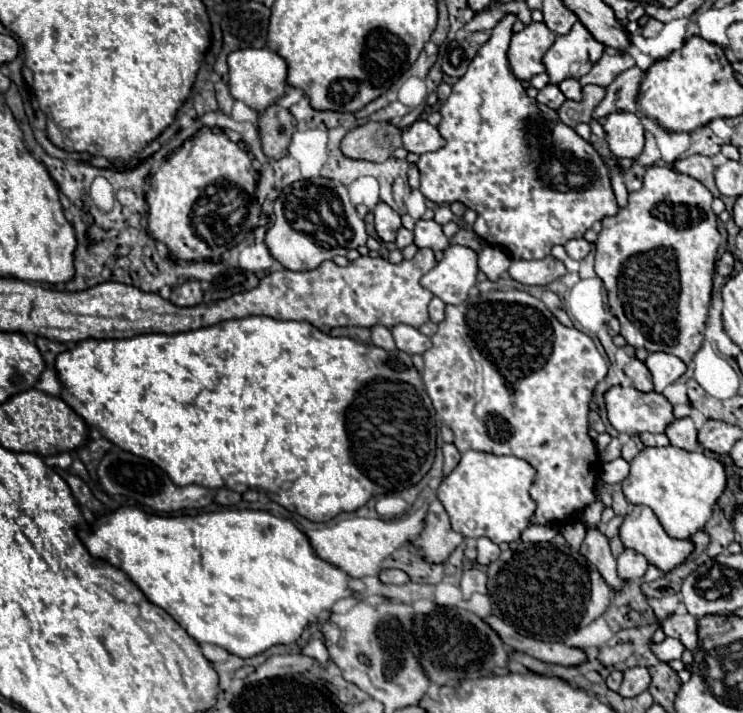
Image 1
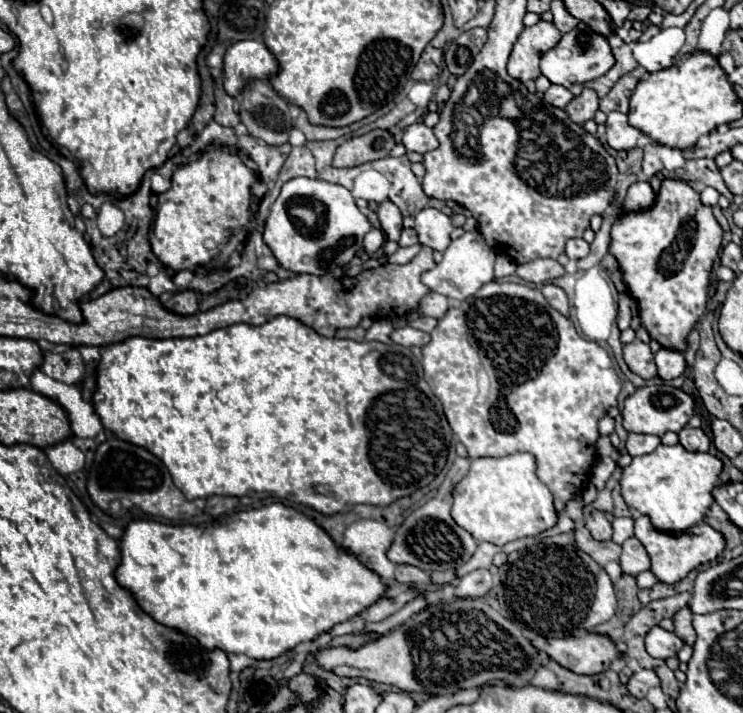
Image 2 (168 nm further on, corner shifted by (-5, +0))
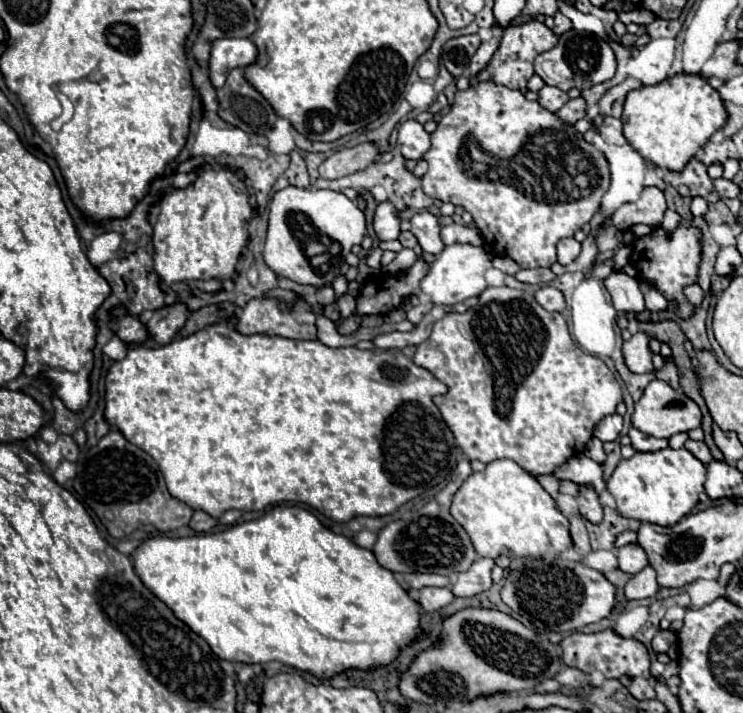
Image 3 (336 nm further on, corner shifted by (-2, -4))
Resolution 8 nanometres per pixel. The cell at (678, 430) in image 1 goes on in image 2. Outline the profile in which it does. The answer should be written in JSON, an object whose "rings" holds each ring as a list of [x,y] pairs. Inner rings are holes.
{"rings":[[[684,426],[684,428],[678,432],[678,438],[680,438],[680,444],[682,444],[688,452],[708,452],[710,440],[708,440],[708,436],[702,432],[702,428]]]}

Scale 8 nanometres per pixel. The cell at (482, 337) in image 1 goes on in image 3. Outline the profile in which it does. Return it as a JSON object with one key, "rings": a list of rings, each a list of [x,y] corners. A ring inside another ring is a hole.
{"rings":[[[507,286],[487,288],[481,294],[477,306],[469,308],[463,314],[449,312],[441,320],[437,320],[433,324],[431,336],[423,344],[417,346],[417,350],[413,354],[413,362],[417,366],[427,368],[431,374],[435,374],[435,378],[439,378],[443,384],[449,386],[449,392],[439,398],[439,410],[441,410],[443,420],[451,428],[457,446],[465,452],[465,456],[469,460],[481,460],[481,462],[489,464],[489,462],[493,462],[497,458],[509,458],[509,460],[517,462],[523,470],[527,470],[531,474],[551,474],[557,466],[561,466],[563,462],[567,462],[573,454],[581,452],[585,448],[585,444],[591,440],[593,430],[599,424],[599,420],[603,420],[607,414],[613,414],[615,412],[615,406],[621,402],[621,386],[617,384],[613,372],[599,358],[595,358],[591,354],[585,354],[571,340],[565,318],[559,312],[547,312],[543,306],[539,306],[539,302],[531,294],[525,294],[521,290],[513,290],[513,288],[507,288]]]}

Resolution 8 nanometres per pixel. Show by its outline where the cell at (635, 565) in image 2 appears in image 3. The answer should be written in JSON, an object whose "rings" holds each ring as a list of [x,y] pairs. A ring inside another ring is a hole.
{"rings":[[[627,544],[623,548],[617,548],[617,558],[619,558],[619,568],[627,574],[637,574],[647,566],[647,554],[639,544]]]}

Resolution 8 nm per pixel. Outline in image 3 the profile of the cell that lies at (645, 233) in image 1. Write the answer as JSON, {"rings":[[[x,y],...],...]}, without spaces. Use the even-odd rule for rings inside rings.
{"rings":[[[681,224],[671,236],[667,236],[665,230],[657,228],[653,234],[645,238],[637,238],[631,252],[631,264],[639,270],[639,278],[653,282],[653,286],[665,296],[665,298],[677,298],[679,310],[677,314],[681,318],[687,318],[691,314],[693,306],[683,296],[683,286],[697,282],[697,268],[699,268],[699,230]]]}

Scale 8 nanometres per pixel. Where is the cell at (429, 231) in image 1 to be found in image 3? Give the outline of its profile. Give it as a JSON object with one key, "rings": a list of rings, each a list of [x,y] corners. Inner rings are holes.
{"rings":[[[419,212],[411,218],[411,232],[419,240],[419,246],[423,248],[423,252],[439,254],[439,250],[445,248],[445,244],[439,238],[439,232],[441,232],[439,218],[429,212]]]}

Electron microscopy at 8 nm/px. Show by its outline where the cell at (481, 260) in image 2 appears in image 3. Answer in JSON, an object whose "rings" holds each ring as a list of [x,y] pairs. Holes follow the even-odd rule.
{"rings":[[[453,244],[445,246],[441,254],[435,256],[435,262],[429,266],[429,272],[421,280],[421,292],[429,296],[433,304],[453,306],[471,296],[479,296],[485,288],[485,272],[491,268],[491,260],[483,248],[471,244]]]}

